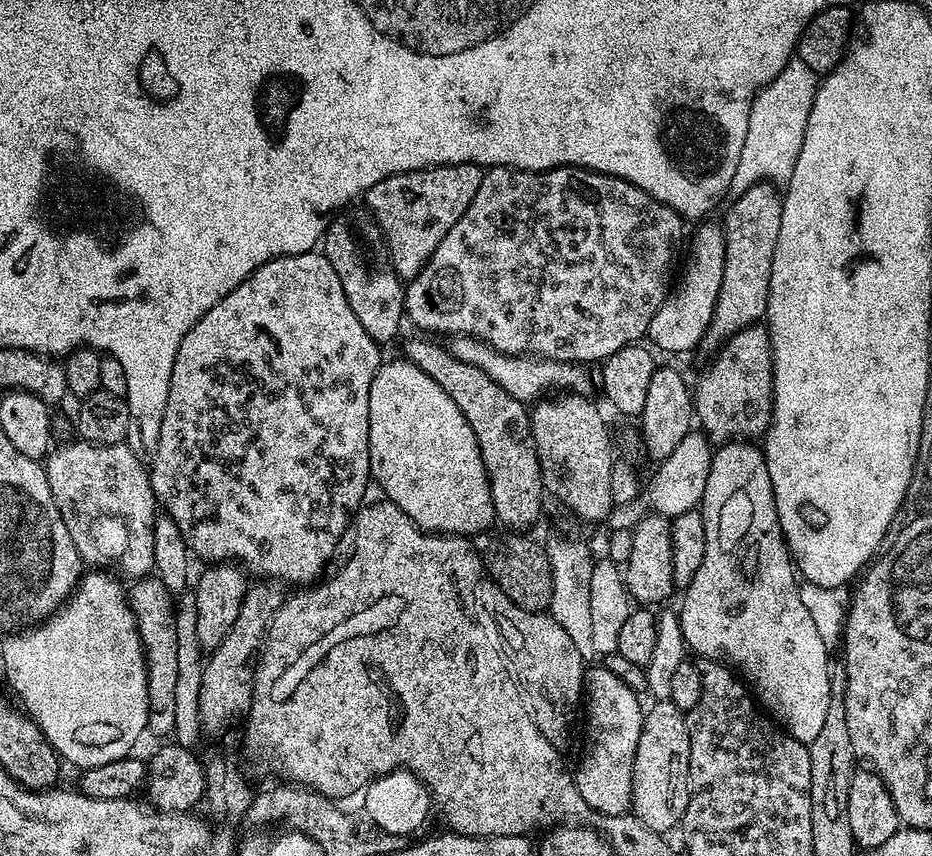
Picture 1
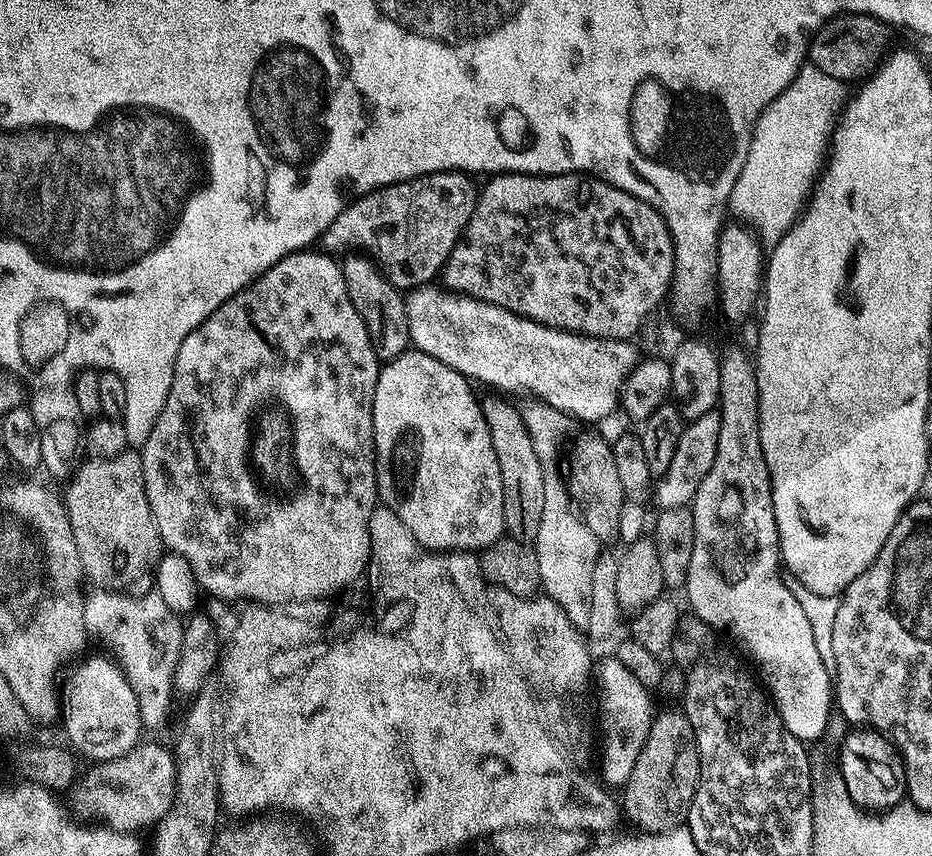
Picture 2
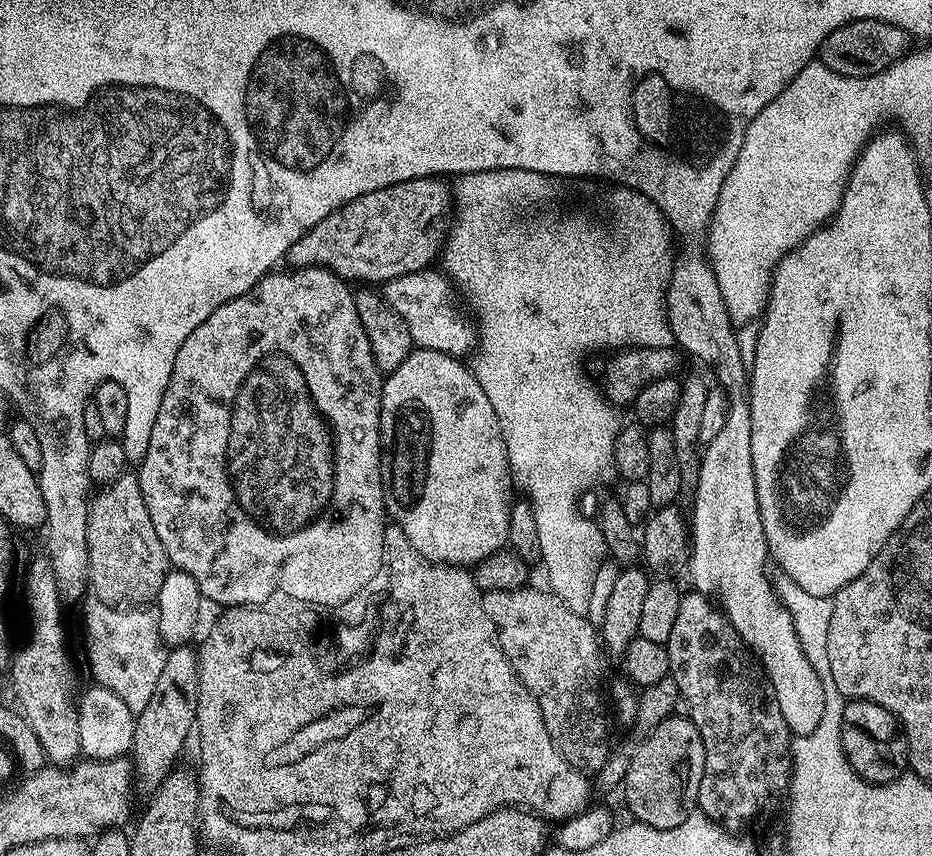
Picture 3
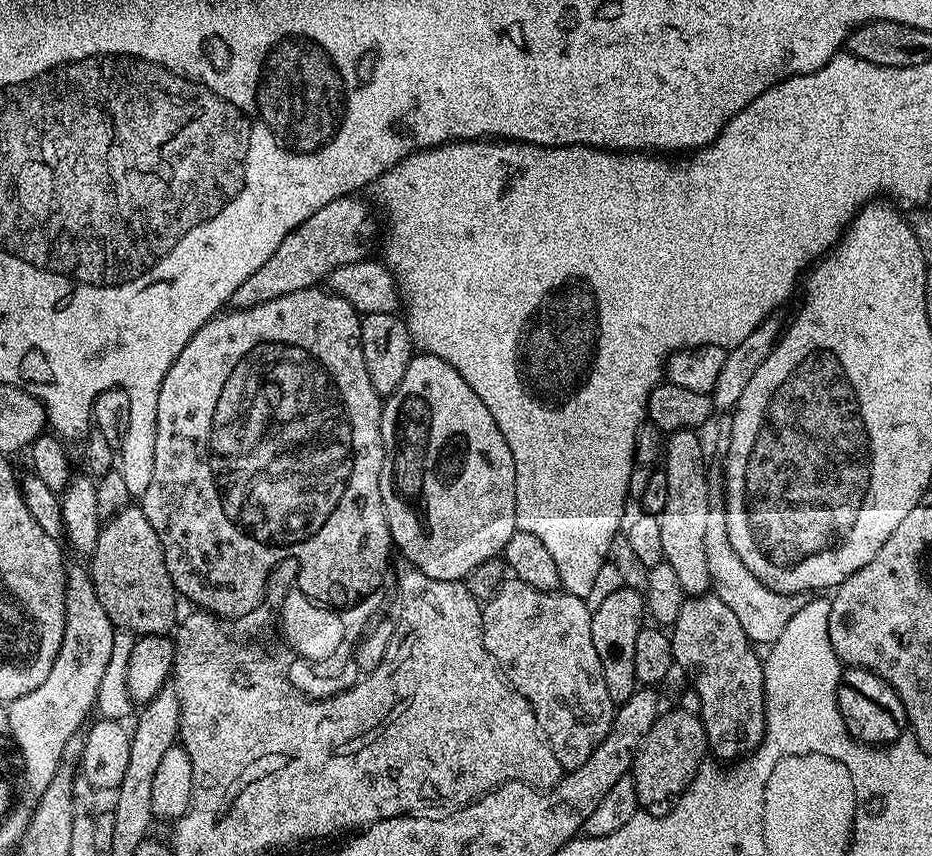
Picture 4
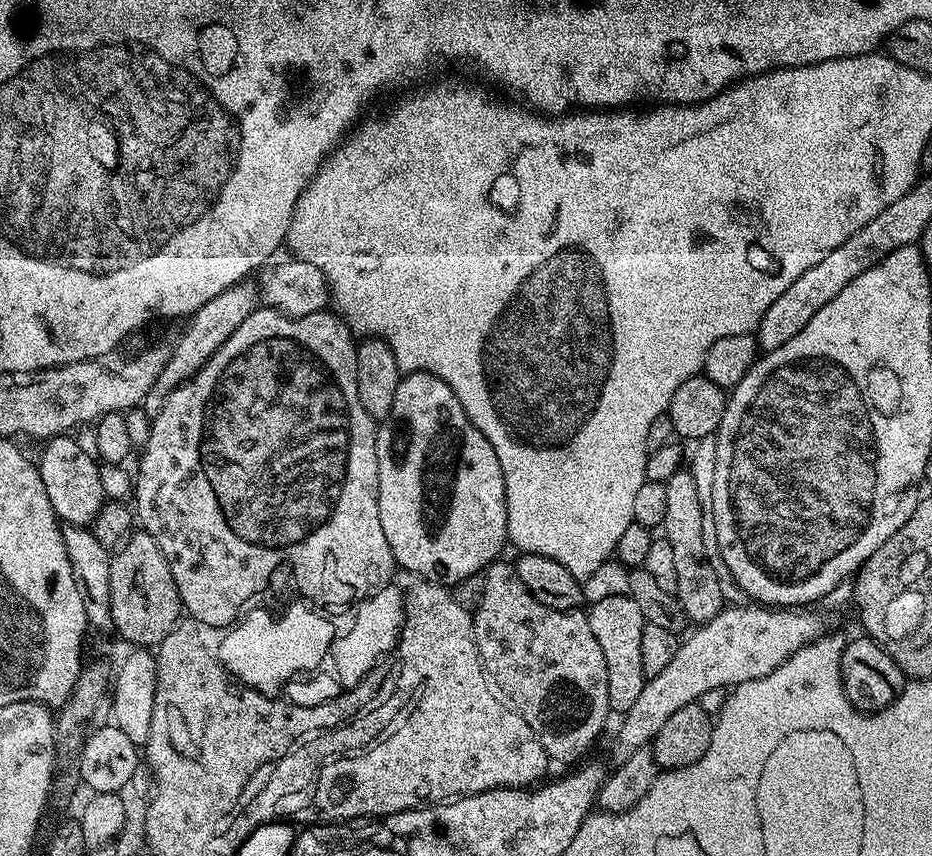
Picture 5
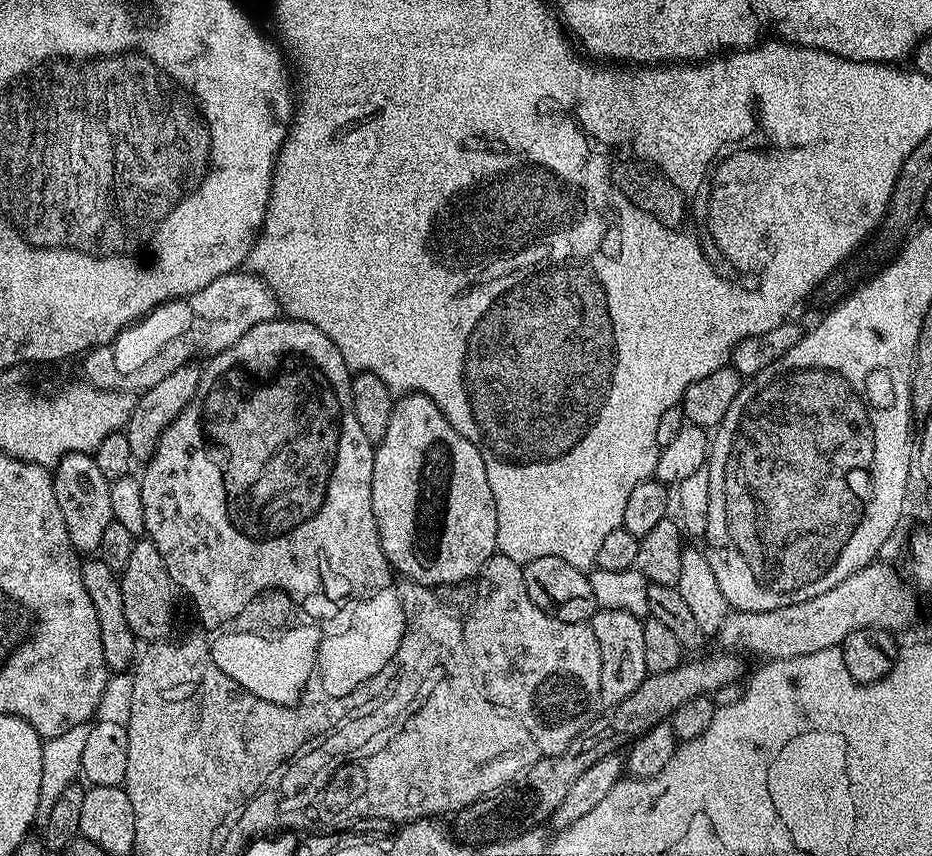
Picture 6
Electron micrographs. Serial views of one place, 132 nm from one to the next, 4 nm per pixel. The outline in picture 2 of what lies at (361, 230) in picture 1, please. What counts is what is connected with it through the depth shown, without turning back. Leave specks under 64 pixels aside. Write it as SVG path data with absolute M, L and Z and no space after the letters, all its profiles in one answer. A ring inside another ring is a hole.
M352 254L345 260L348 261L343 261L340 269L342 278L346 282L346 294L350 294L350 302L354 302L354 310L358 310L362 322L366 322L366 334L370 334L370 342L374 346L377 360L387 362L398 358L410 348L401 289L395 288L367 256Z

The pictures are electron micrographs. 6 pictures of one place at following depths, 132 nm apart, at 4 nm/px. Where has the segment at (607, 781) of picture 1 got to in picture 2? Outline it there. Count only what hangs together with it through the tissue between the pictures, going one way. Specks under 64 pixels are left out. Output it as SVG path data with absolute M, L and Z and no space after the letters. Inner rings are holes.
M608 654L605 660L597 659L594 664L594 684L600 688L598 696L598 732L604 735L604 749L599 749L600 772L608 780L623 782L630 778L630 770L634 770L634 762L638 762L638 754L642 754L642 746L646 746L646 738L650 734L650 726L654 719L652 712L653 693L622 662L618 662L615 654Z

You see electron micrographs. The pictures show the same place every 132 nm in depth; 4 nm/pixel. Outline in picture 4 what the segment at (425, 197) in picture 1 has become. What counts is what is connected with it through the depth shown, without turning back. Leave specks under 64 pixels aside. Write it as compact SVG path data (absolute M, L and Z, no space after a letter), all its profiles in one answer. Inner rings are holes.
M356 194L343 196L322 206L322 210L314 210L314 214L310 214L302 226L282 238L282 246L278 246L278 250L266 258L265 264L258 266L258 270L254 270L254 274L250 274L250 278L246 278L246 282L234 290L231 307L252 308L298 290L315 288L327 281L328 275L338 270L338 266L371 257L372 243L376 240L376 216L372 213L373 205L368 205L360 198Z

